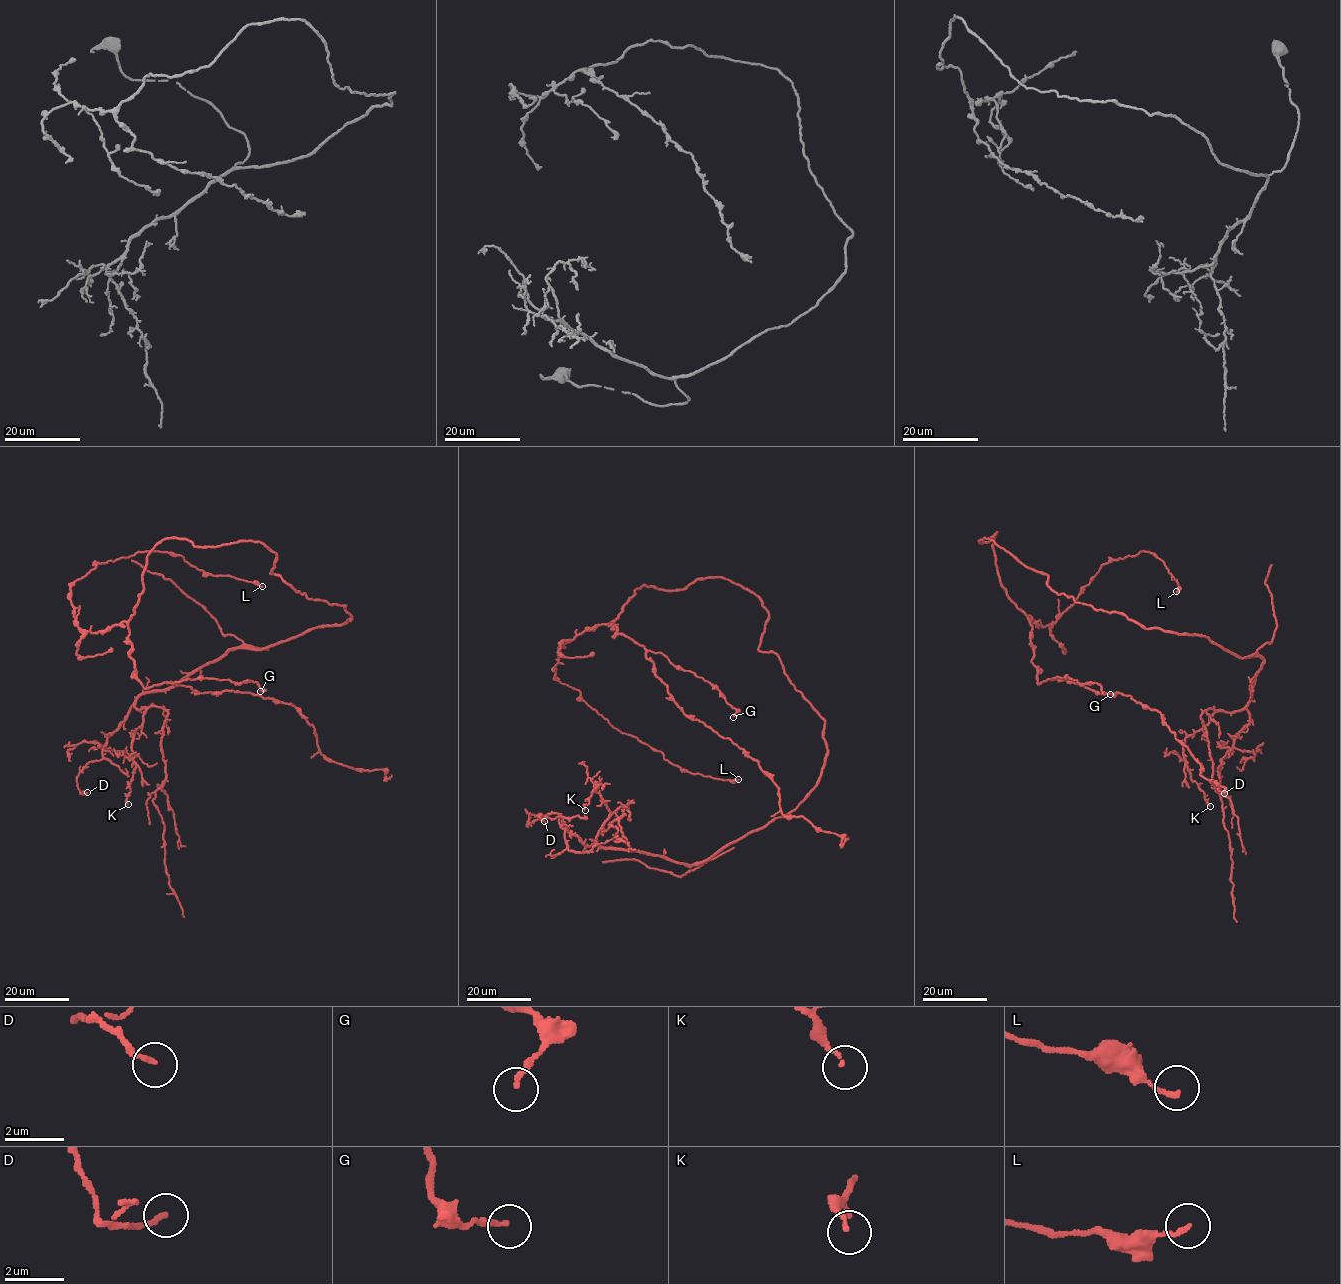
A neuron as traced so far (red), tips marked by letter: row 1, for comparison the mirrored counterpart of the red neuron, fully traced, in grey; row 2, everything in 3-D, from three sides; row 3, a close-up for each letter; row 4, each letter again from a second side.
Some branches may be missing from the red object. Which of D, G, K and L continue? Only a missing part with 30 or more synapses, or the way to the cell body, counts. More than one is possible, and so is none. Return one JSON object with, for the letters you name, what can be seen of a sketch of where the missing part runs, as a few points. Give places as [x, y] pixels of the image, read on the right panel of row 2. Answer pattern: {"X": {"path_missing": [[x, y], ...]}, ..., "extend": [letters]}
{"extend": []}

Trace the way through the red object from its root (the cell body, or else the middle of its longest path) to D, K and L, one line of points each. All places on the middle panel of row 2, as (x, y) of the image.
D: (762, 652), (824, 721), (819, 782), (794, 810), (689, 865), (586, 846), (561, 816), (534, 814), (544, 821)
K: (762, 652), (824, 721), (819, 782), (794, 810), (687, 865), (598, 844), (610, 813), (595, 781), (585, 810)
L: (762, 652), (763, 602), (705, 577), (638, 588), (613, 621), (566, 641), (554, 667), (672, 764), (738, 779)

